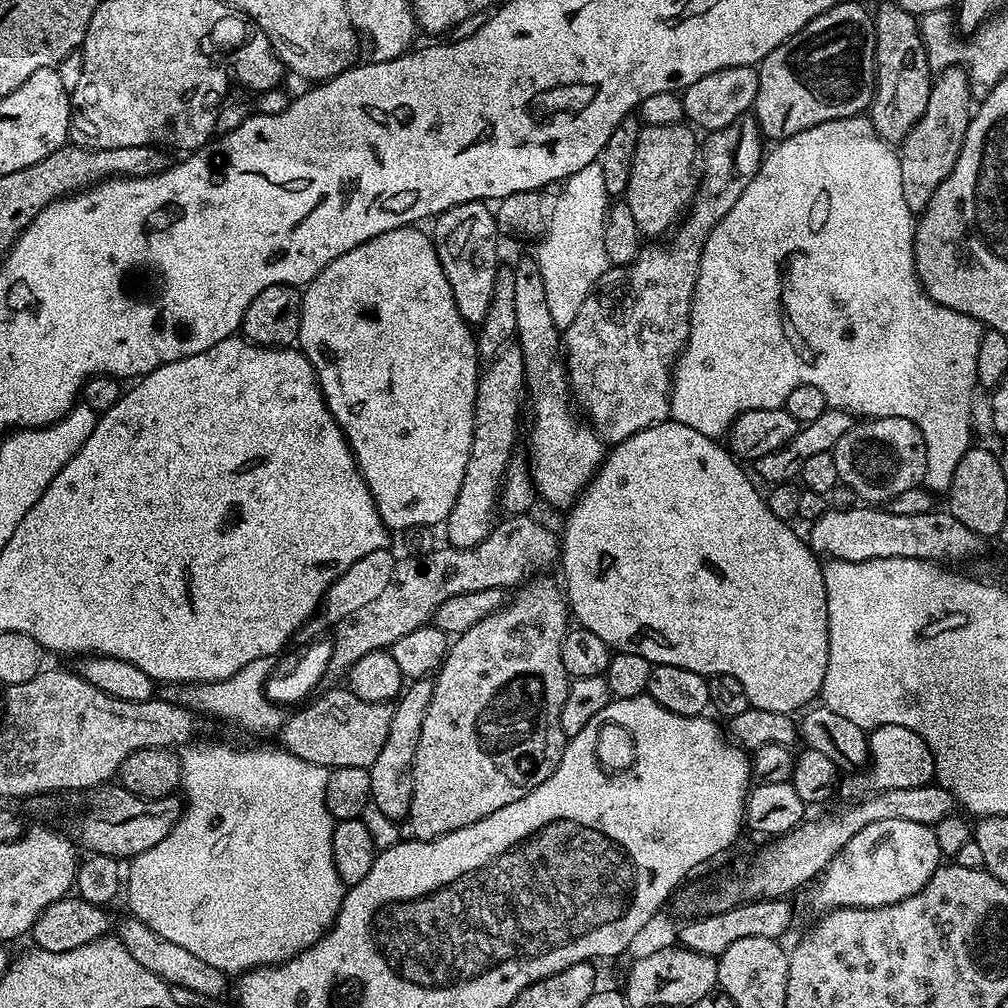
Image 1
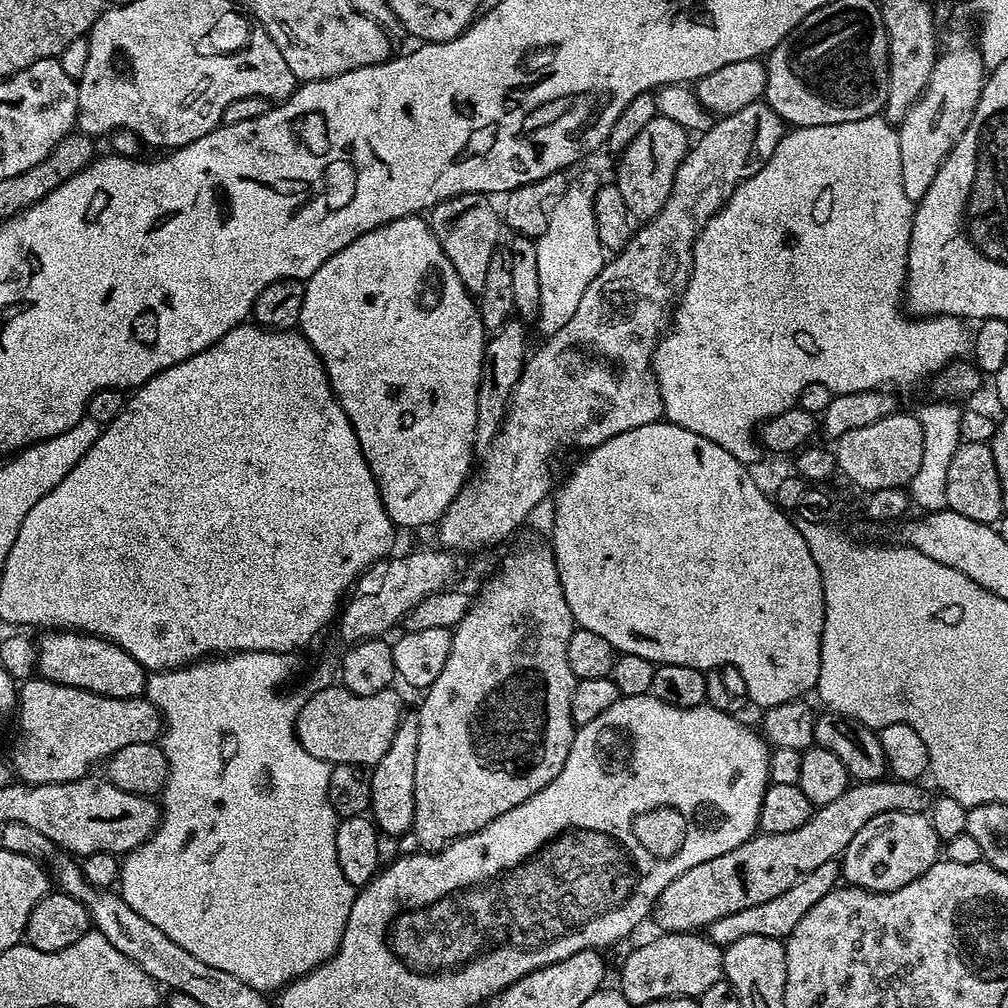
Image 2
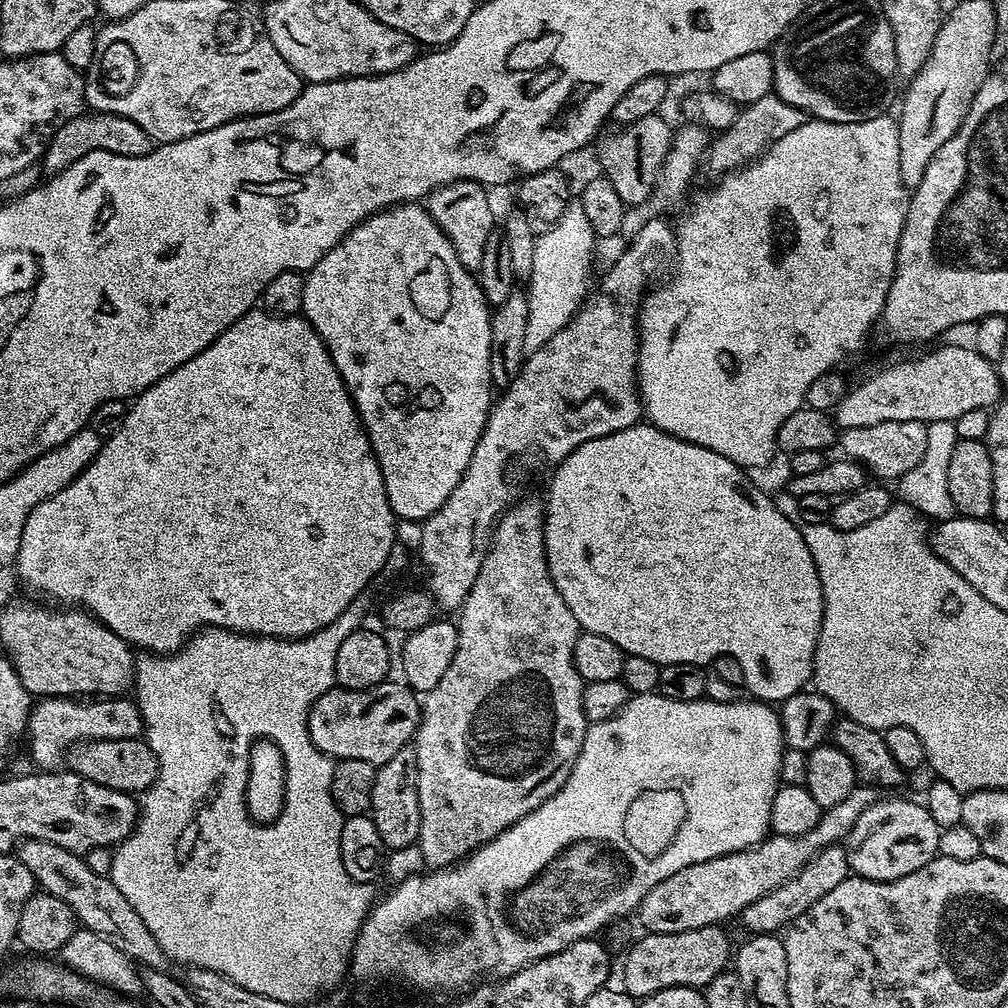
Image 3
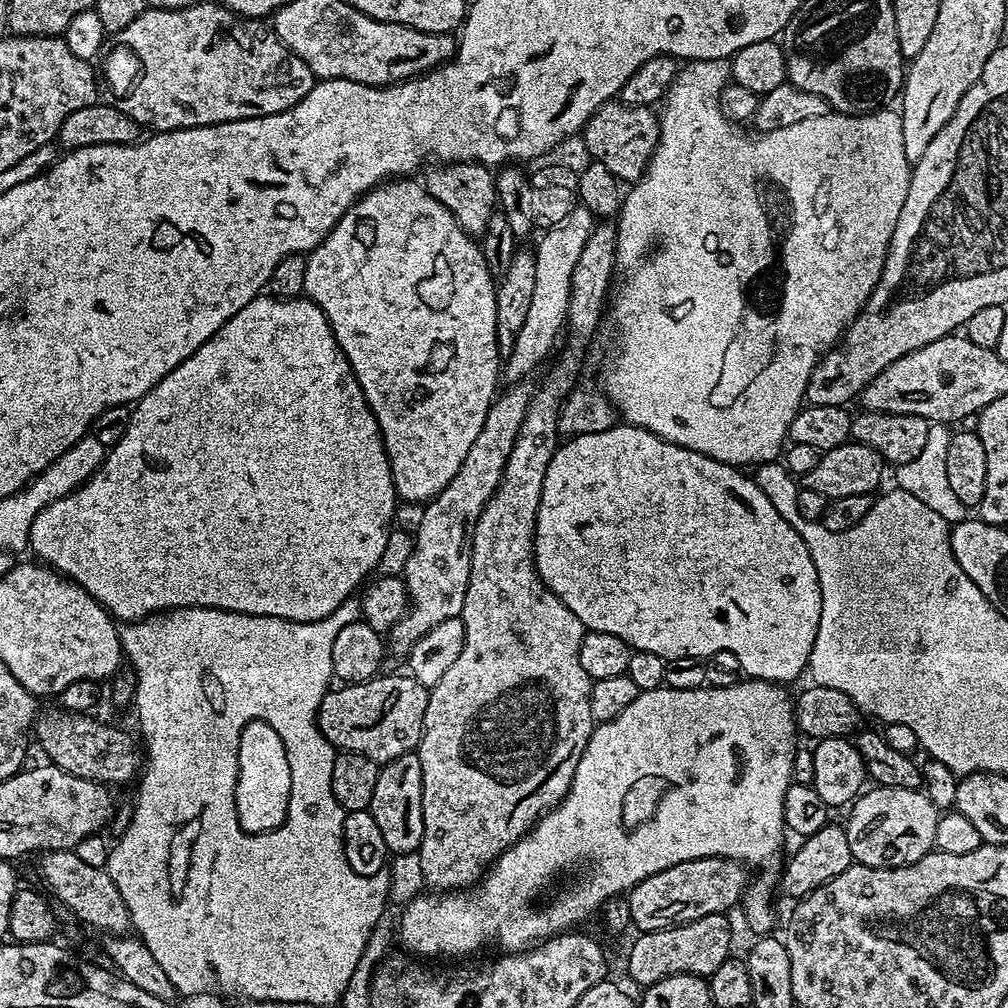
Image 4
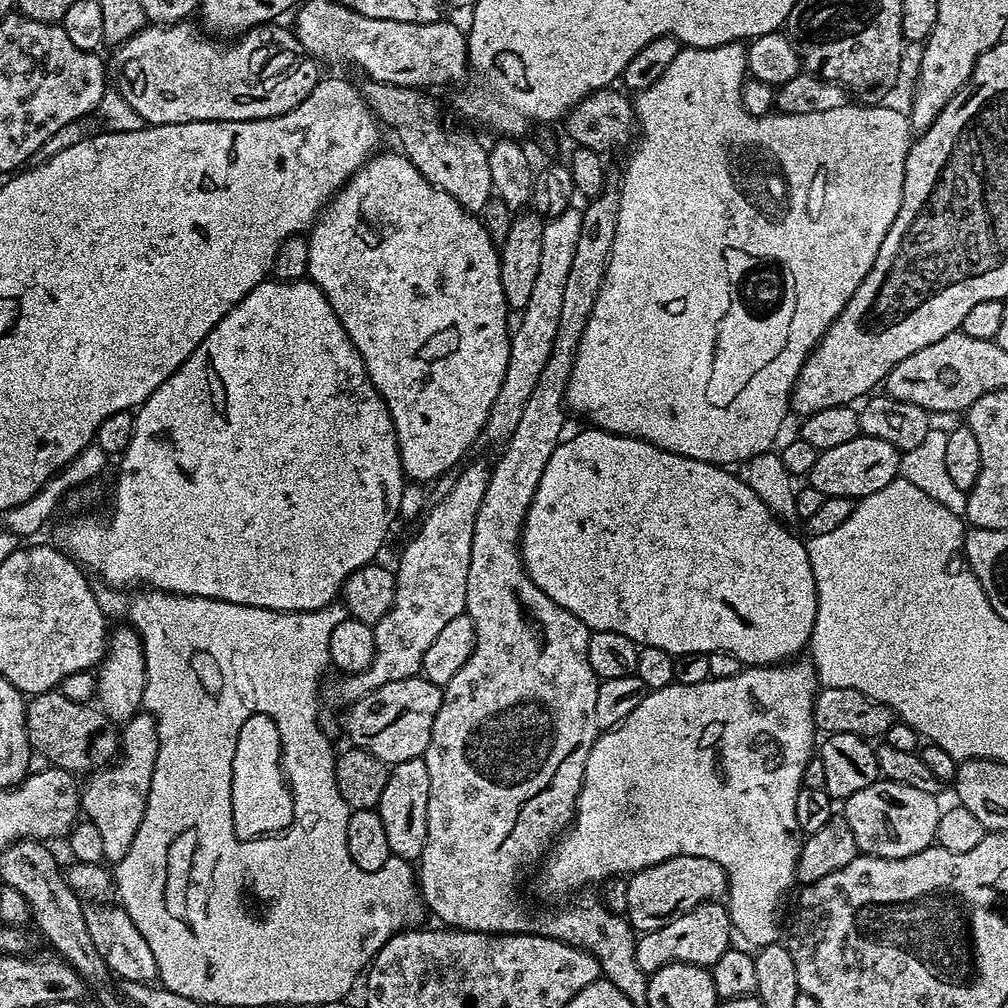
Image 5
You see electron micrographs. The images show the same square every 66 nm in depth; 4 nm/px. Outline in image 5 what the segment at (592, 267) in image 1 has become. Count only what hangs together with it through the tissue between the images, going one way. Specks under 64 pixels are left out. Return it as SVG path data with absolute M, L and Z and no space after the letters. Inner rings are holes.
M576 206L551 217L544 225L538 279L534 282L530 302L526 302L522 309L521 316L524 317L511 333L510 362L506 362L506 378L502 378L502 390L498 390L498 398L494 398L494 406L484 424L483 443L497 446L507 444L518 427L518 418L522 418L526 398L530 398L530 393L534 391L534 382L538 382L538 374L542 374L546 361L550 358L550 350L554 350L554 334L558 334L558 317L562 315L562 289L566 287L566 277L570 274L574 249L578 247L578 233L581 231L582 211Z

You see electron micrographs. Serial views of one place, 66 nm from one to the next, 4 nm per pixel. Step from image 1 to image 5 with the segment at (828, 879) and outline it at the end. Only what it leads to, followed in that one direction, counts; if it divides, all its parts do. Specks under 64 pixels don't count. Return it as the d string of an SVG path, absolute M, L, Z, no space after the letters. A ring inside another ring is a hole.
M877 778L873 784L866 786L866 790L858 790L858 794L850 794L850 798L843 801L842 815L846 822L850 822L857 853L878 858L910 858L910 854L933 847L942 811L942 804L938 801L936 796L926 794L926 790L914 790L914 786L902 786L893 780Z

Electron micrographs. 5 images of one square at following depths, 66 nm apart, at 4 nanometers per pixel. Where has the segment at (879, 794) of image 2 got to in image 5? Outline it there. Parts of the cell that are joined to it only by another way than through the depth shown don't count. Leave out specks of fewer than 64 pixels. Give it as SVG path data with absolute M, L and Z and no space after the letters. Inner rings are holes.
M679 856L666 862L633 872L627 877L627 913L626 919L637 933L658 930L674 918L694 910L700 904L716 902L728 891L728 876L710 858L697 856Z

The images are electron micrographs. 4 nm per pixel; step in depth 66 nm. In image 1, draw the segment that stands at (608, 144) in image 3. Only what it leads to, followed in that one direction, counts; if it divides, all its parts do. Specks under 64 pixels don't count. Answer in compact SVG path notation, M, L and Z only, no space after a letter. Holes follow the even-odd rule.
M684 122L672 125L647 125L642 128L641 136L637 142L637 152L634 154L633 164L630 166L628 188L623 194L631 213L634 214L634 220L641 237L660 238L663 237L660 236L663 232L665 234L671 233L680 223L688 205L692 202L693 196L696 195L698 187L698 140L696 144L695 134L697 135Z

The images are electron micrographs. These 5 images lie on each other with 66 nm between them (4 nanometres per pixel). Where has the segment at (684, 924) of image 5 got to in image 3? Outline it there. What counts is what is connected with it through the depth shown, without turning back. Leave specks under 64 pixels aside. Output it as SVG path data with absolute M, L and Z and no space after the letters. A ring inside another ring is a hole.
M719 924L702 926L698 930L681 932L648 932L637 939L622 956L624 961L623 991L633 998L658 994L670 986L690 986L703 989L719 972L729 967L734 956L734 944L728 941Z

